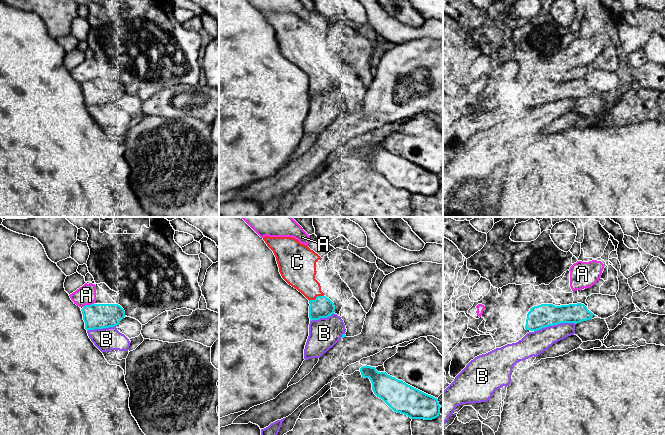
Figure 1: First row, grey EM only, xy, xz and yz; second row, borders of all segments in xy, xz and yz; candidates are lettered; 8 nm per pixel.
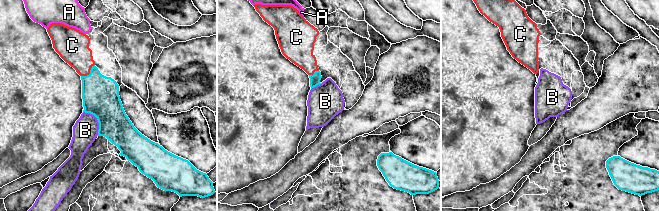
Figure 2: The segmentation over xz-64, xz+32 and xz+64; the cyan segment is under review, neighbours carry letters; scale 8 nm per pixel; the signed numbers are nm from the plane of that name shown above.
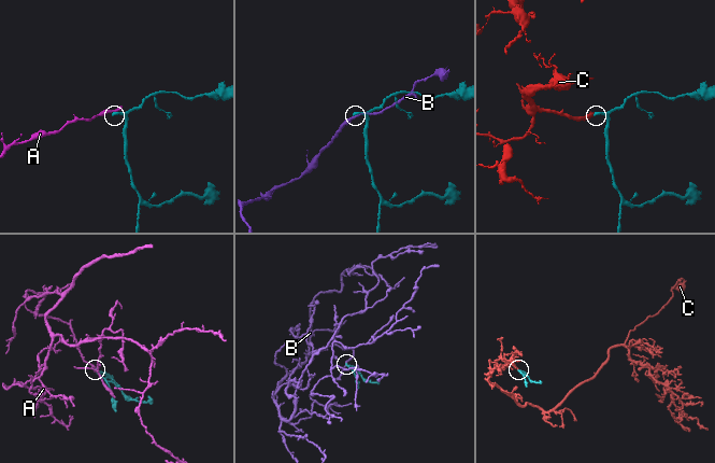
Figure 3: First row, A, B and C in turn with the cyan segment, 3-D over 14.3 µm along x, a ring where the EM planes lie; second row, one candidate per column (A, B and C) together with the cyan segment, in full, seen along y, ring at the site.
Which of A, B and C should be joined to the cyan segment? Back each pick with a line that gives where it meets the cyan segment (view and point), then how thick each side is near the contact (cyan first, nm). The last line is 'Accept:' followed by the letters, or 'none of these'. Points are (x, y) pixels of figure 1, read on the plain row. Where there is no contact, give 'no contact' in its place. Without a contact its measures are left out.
C: contact xz (316, 73); calibres 180 and 260 nm
Accept: C

